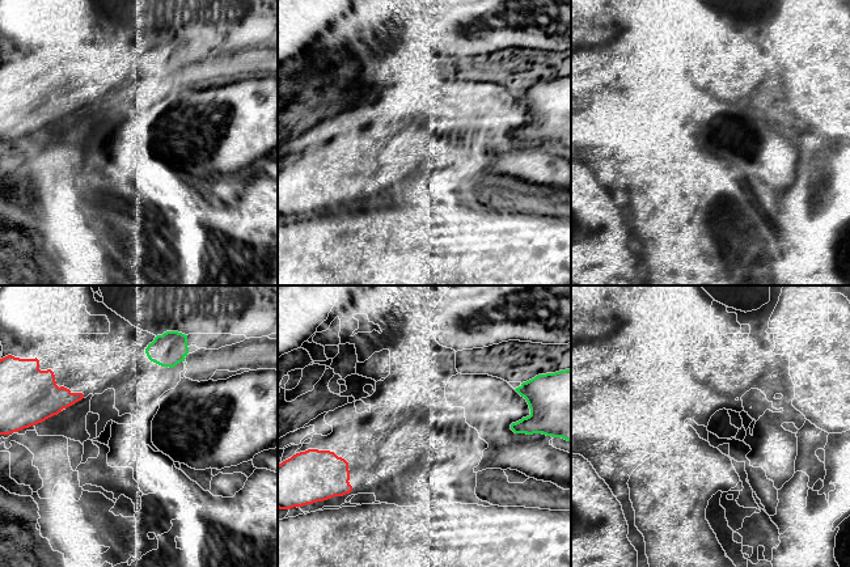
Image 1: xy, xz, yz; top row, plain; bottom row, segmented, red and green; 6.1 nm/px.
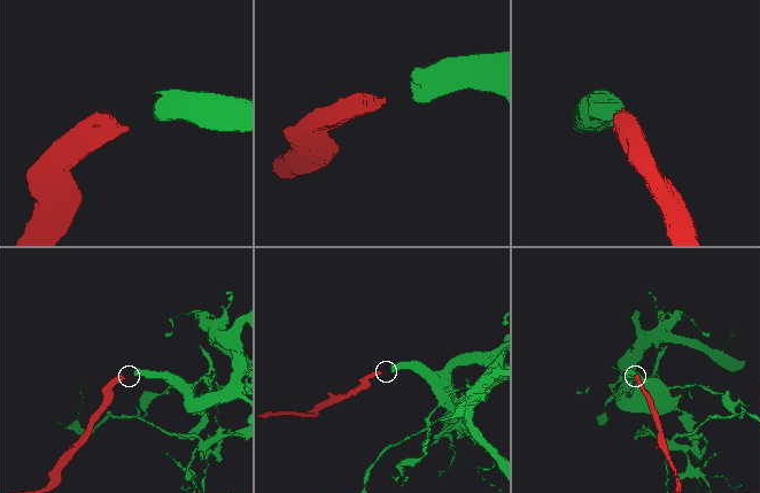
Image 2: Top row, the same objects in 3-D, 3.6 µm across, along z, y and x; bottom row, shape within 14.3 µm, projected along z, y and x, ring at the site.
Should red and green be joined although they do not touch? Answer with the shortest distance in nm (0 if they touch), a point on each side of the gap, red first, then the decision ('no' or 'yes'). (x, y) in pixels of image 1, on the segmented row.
460 nm apart; from red across xy (83, 394), (148, 358); yes

